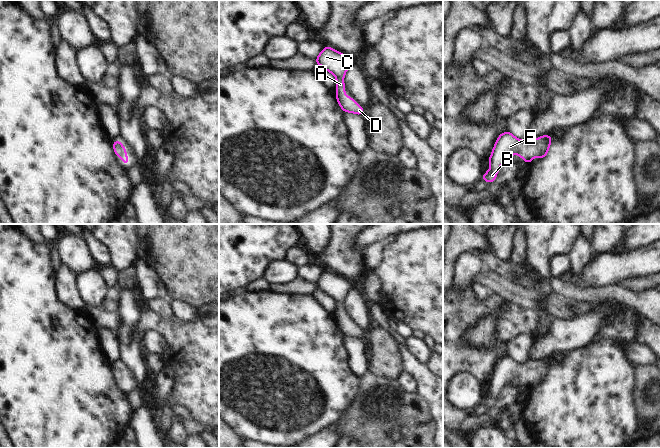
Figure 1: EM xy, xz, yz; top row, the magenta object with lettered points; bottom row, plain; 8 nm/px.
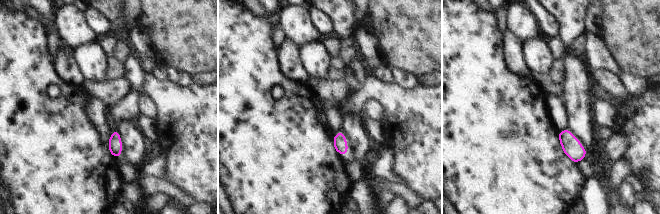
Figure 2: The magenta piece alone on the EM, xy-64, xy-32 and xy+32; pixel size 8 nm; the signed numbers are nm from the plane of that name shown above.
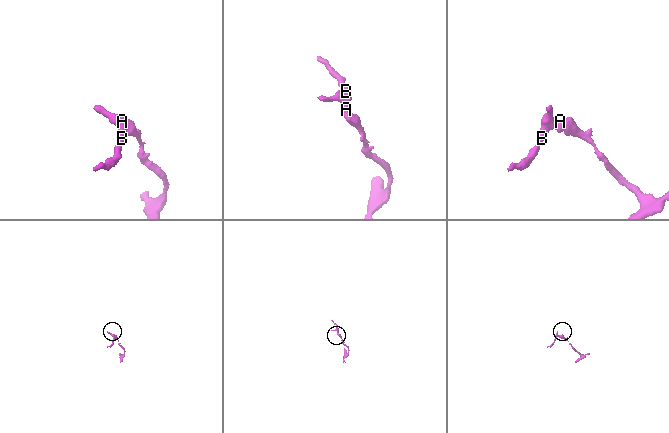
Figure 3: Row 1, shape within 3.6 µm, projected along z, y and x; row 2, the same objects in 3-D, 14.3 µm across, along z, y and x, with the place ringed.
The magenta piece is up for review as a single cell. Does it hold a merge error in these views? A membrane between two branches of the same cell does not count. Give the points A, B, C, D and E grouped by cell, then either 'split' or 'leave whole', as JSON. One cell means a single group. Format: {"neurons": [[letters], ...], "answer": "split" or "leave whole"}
{"neurons": [["A", "B", "C", "D", "E"]], "answer": "leave whole"}

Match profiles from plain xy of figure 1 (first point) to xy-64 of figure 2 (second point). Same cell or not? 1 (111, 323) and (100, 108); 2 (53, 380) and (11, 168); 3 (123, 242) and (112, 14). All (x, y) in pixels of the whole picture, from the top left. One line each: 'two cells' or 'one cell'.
1: two cells
2: one cell
3: one cell

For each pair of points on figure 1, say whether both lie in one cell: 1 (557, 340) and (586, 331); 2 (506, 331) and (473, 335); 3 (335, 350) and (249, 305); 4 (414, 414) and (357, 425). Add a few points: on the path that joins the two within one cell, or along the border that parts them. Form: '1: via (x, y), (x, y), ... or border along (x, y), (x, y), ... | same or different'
1: via (564, 336), (579, 332) | same
2: border along (471, 327), (495, 313), (496, 338), (505, 345) | different
3: via (314, 350), (294, 350), (270, 326) | same
4: via (400, 421), (371, 421) | same

